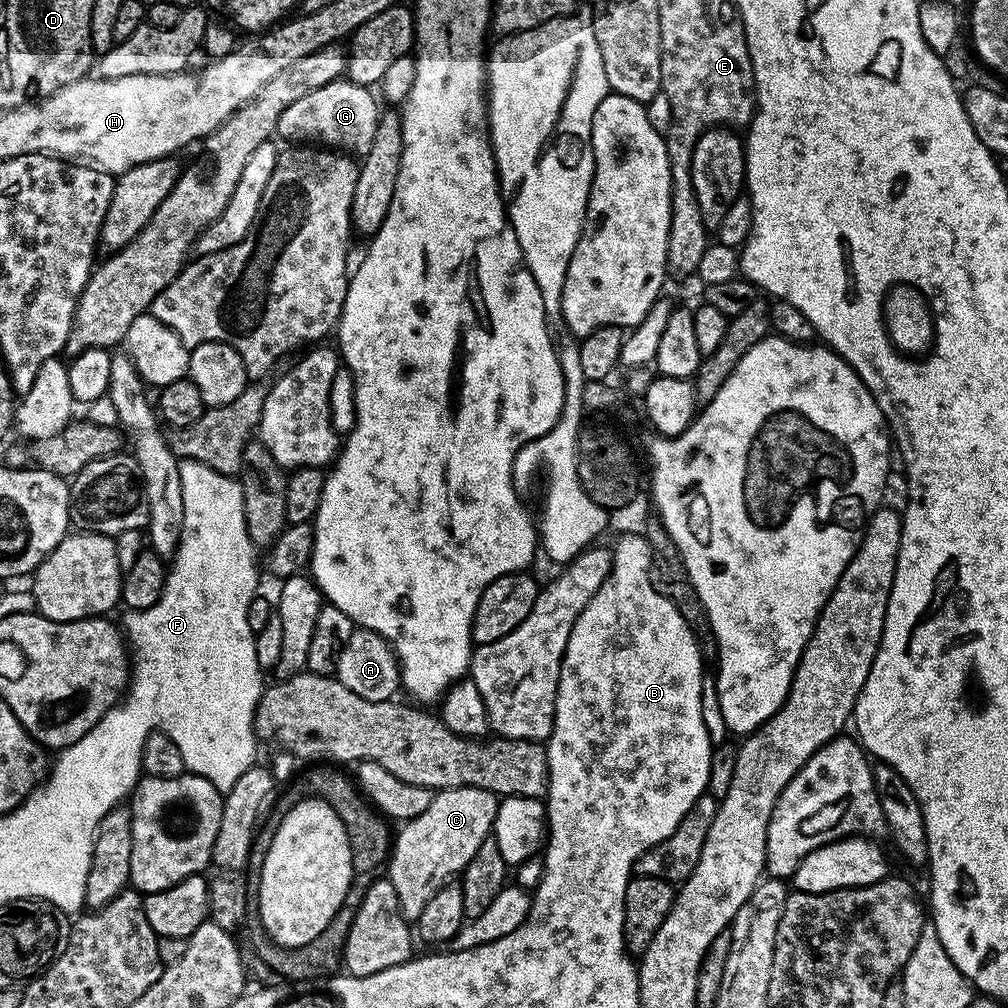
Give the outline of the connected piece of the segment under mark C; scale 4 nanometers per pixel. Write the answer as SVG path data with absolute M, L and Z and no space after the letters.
M445 788L433 795L430 806L423 814L418 814L418 818L407 821L401 827L404 829L395 837L386 864L386 876L398 894L398 906L405 920L414 922L419 918L426 902L430 902L430 898L434 898L440 888L463 873L470 858L474 858L478 846L482 846L482 842L493 835L497 807L498 797L485 788Z

